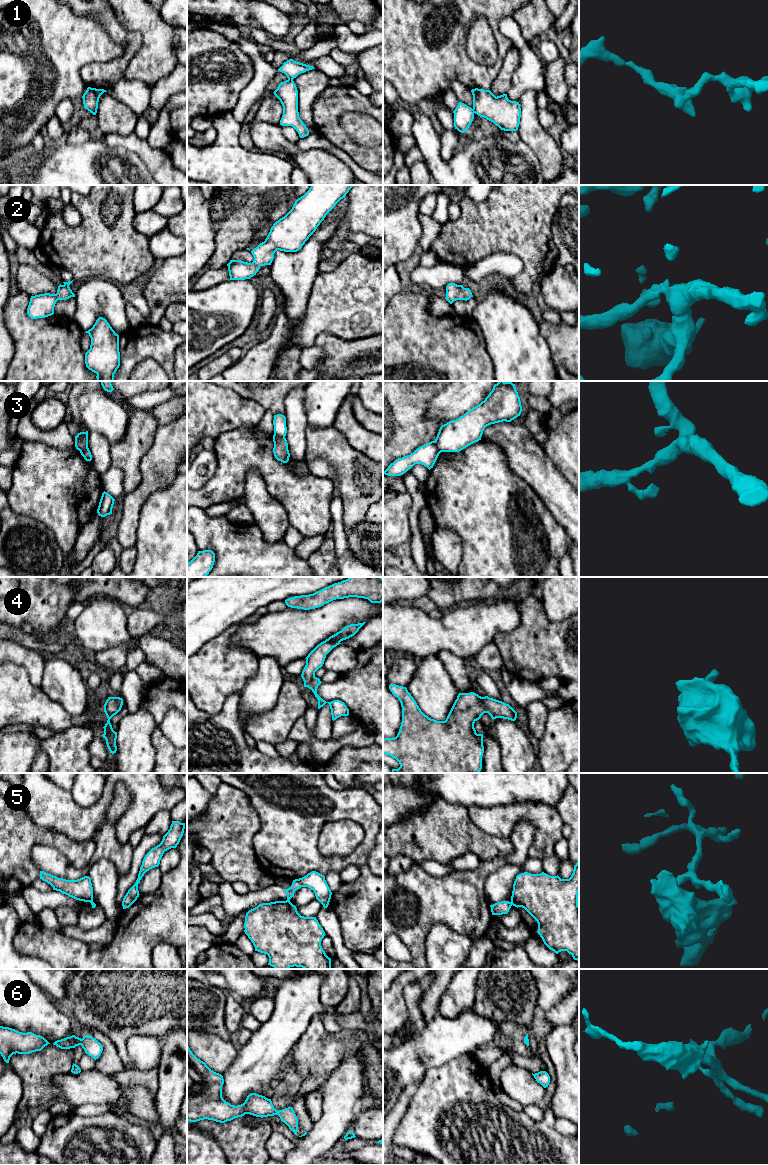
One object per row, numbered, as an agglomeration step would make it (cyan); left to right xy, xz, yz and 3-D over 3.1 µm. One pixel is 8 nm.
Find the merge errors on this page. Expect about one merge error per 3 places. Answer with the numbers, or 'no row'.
1, 3, 5

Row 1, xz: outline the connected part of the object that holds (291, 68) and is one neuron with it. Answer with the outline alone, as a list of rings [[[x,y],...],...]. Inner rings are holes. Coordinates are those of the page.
[[[289,59],[283,63],[283,65],[278,69],[278,71],[284,73],[288,79],[293,80],[299,74],[312,69],[315,69],[315,68],[310,65],[296,62],[293,59]]]

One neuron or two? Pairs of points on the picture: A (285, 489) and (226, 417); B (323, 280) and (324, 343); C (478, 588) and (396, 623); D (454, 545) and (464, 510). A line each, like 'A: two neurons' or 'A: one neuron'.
A: two neurons
B: two neurons
C: two neurons
D: two neurons

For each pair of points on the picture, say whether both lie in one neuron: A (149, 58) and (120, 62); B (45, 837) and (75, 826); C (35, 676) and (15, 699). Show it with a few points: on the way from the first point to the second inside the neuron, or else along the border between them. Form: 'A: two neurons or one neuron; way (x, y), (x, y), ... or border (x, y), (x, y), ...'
A: two neurons; border (141, 40), (141, 45), (135, 51), (127, 66)
B: two neurons; border (36, 824), (80, 841)
C: two neurons; border (15, 664), (23, 667), (29, 681), (40, 688)

